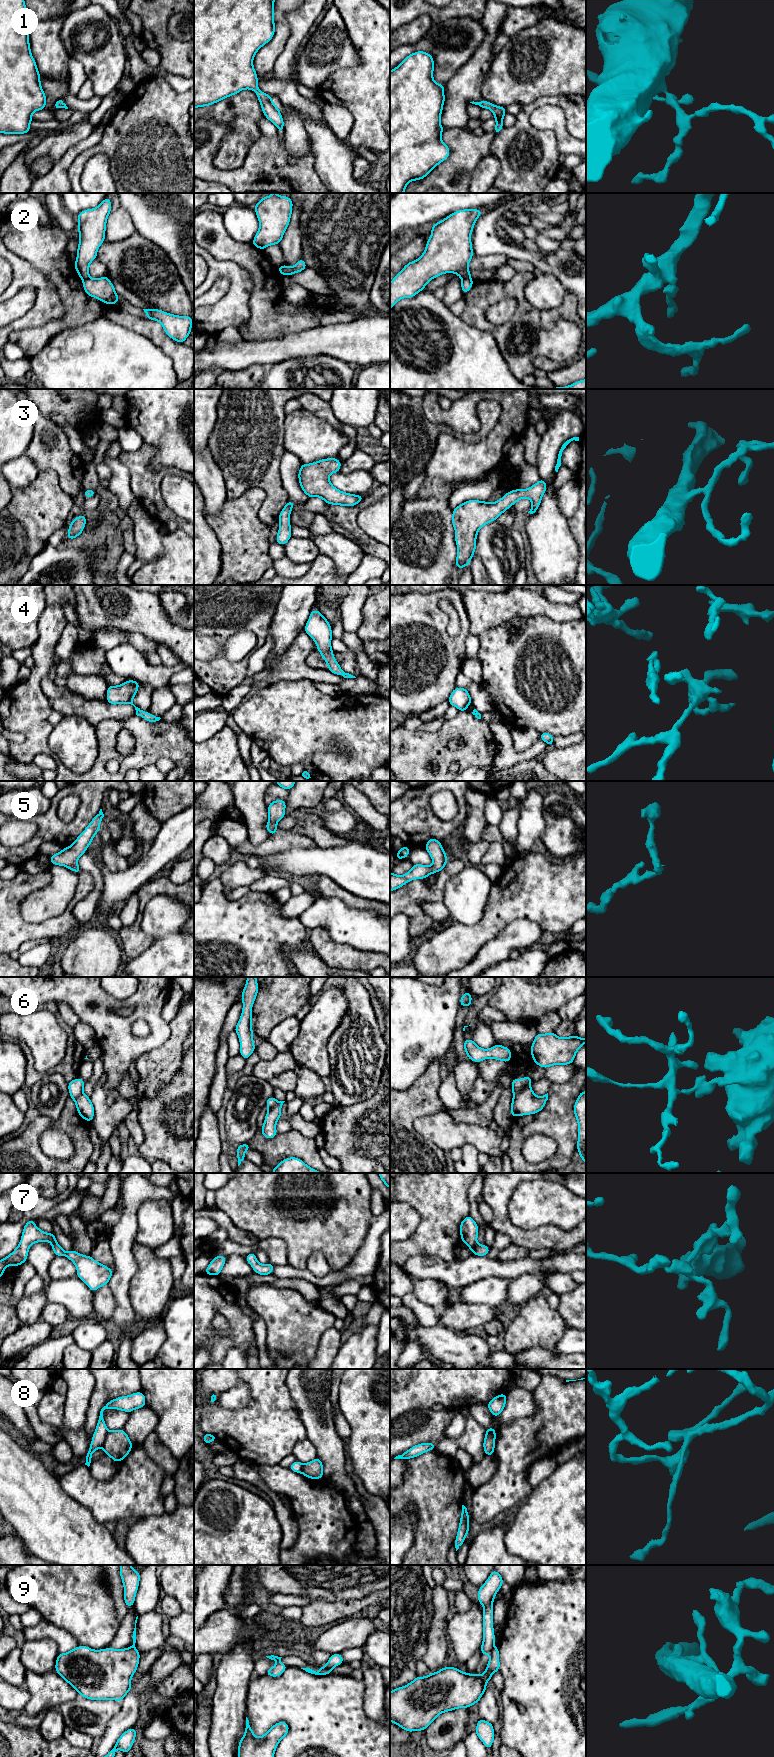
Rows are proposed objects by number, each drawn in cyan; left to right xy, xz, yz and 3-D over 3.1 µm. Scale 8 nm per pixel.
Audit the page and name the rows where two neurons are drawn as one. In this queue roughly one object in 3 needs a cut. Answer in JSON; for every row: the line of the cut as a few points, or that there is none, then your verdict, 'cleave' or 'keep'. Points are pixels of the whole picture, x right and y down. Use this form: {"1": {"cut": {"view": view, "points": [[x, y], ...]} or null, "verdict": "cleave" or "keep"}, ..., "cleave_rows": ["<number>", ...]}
{"1": {"cut": null, "verdict": "keep"}, "2": {"cut": {"view": "yz", "points": [[469, 277], [462, 279]]}, "verdict": "cleave"}, "3": {"cut": null, "verdict": "keep"}, "4": {"cut": null, "verdict": "keep"}, "5": {"cut": null, "verdict": "keep"}, "6": {"cut": {"view": "yz", "points": [[528, 1086], [513, 1097]]}, "verdict": "cleave"}, "7": {"cut": null, "verdict": "keep"}, "8": {"cut": {"view": "xy", "points": [[108, 1431], [105, 1441], [101, 1446]]}, "verdict": "cleave"}, "9": {"cut": {"view": "yz", "points": [[493, 1646], [489, 1653]]}, "verdict": "cleave"}, "cleave_rows": ["2", "6", "8", "9"]}

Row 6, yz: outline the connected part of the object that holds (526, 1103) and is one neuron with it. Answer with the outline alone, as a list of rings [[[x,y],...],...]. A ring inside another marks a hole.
[[[531,1087],[525,1088],[513,1097],[511,1102],[511,1117],[531,1115],[540,1112],[548,1100],[548,1093],[537,1097]]]

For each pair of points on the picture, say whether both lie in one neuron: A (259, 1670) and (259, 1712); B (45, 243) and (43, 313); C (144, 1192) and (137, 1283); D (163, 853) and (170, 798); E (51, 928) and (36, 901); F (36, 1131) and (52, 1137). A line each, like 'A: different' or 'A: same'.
A: different
B: different
C: different
D: different
E: different
F: different

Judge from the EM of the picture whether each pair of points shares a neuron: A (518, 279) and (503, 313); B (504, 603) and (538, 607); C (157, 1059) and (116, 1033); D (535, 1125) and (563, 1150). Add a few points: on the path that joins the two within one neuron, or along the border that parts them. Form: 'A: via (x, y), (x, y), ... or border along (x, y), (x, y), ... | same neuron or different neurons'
A: border along (517, 303), (513, 299), (504, 298), (488, 307) | different neurons
B: via (512, 604), (530, 605) | same neuron
C: border along (166, 1040), (161, 1045), (145, 1051), (135, 1063) | different neurons
D: via (544, 1125), (547, 1125), (563, 1141) | same neuron

